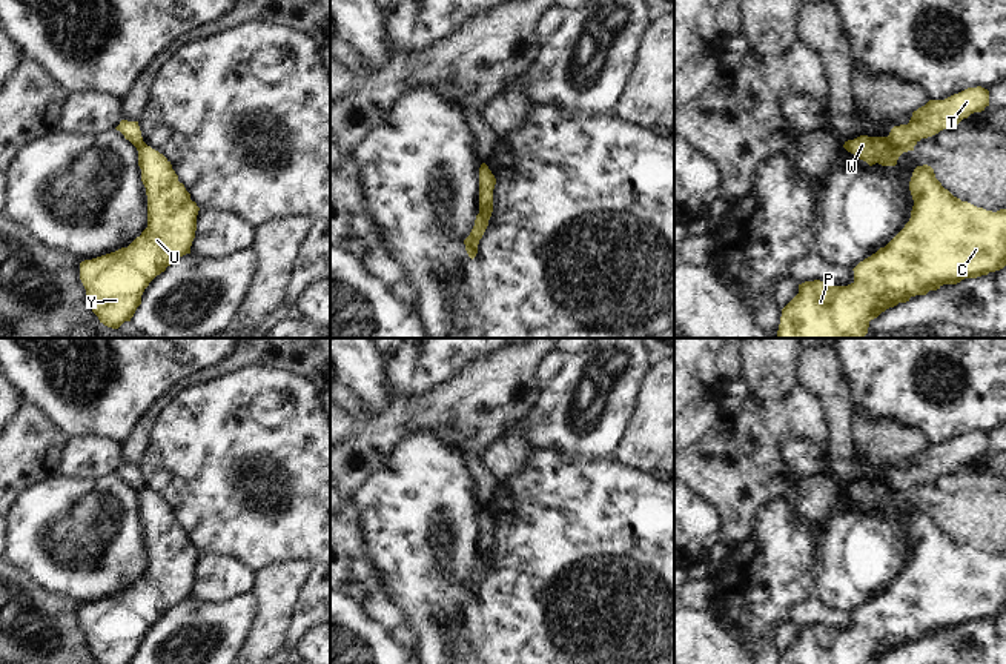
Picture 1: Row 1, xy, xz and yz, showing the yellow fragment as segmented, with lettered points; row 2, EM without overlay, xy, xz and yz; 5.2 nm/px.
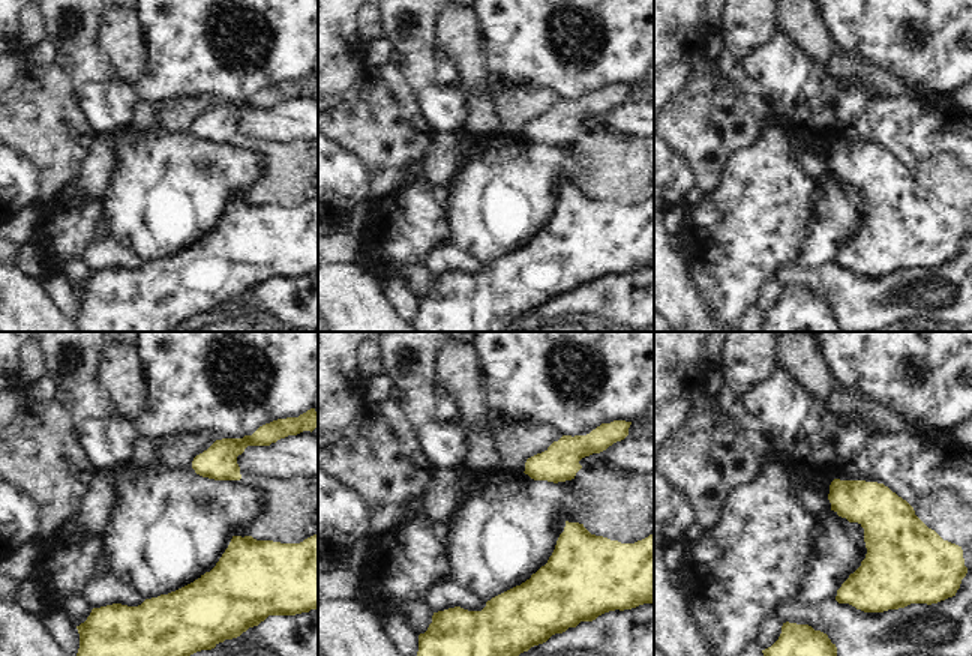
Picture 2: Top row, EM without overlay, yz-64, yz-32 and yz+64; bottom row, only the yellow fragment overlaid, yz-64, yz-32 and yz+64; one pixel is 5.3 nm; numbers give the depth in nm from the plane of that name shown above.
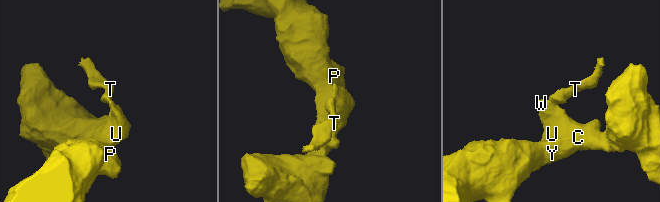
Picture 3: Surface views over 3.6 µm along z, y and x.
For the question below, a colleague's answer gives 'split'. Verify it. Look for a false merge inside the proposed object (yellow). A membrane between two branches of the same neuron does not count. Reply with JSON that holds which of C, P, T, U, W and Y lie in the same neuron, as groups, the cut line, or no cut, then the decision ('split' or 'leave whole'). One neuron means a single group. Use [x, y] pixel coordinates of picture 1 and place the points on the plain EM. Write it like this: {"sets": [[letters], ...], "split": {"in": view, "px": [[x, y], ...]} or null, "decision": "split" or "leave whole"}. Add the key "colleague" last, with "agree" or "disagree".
{"sets": [["C", "P", "U", "W", "Y"], ["T"]], "split": {"in": "yz", "px": [[886, 481], [903, 495]]}, "decision": "split", "colleague": "agree"}

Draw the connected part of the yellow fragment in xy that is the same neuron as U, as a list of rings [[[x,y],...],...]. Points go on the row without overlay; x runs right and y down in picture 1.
[[[146,487],[138,489],[137,495],[147,540],[147,572],[127,592],[80,607],[80,624],[98,664],[131,664],[149,627],[180,601],[190,598],[195,583],[200,552],[178,526],[170,506]]]

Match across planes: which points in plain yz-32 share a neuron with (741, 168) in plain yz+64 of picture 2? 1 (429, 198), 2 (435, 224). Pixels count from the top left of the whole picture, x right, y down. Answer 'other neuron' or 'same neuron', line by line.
1: same neuron
2: same neuron

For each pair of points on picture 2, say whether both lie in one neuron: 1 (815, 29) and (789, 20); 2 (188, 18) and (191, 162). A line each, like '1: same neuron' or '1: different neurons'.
1: same neuron
2: different neurons

